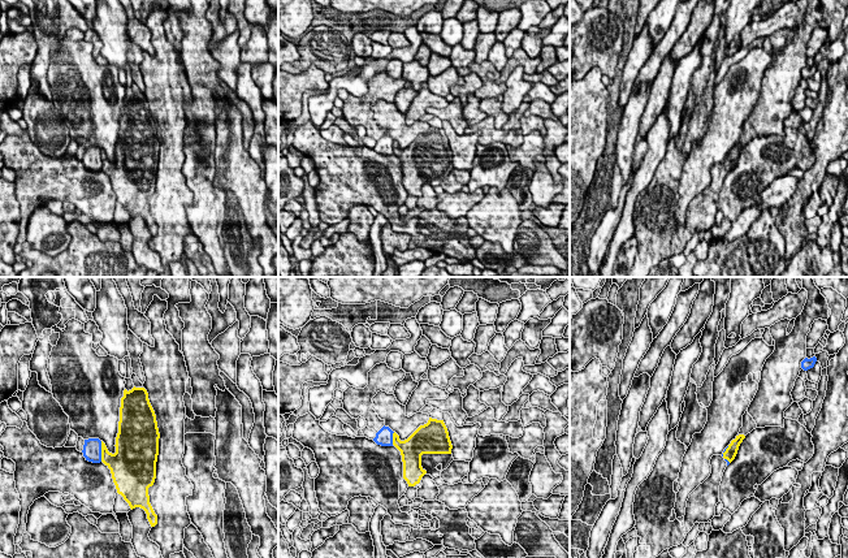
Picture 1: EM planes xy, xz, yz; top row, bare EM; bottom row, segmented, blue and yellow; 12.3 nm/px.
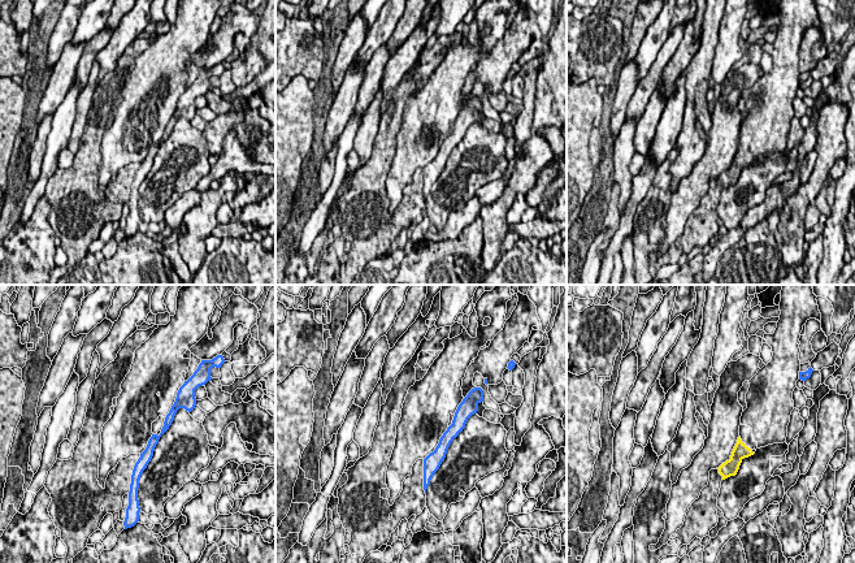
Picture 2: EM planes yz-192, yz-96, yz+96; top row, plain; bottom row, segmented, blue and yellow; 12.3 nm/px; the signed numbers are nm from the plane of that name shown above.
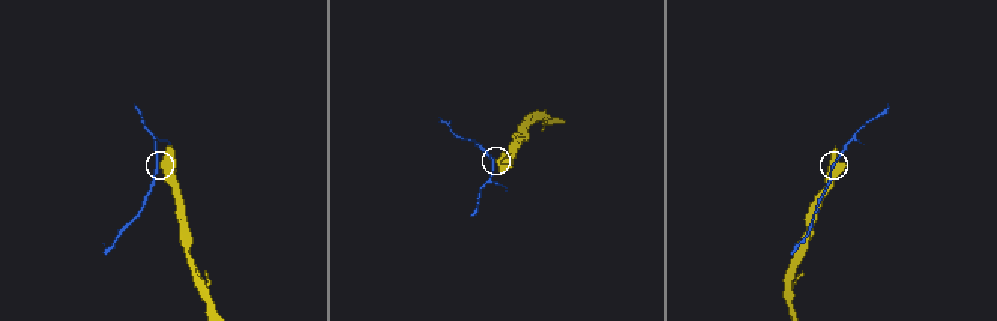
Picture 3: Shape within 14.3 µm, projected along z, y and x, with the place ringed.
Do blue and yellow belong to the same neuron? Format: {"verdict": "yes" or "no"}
{"verdict": "no"}

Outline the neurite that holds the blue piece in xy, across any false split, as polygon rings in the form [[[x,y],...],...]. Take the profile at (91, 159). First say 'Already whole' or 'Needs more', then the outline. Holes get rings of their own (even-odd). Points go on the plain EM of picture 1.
Already whole. [[[99,147],[85,148],[83,165],[92,172],[101,170],[101,150]]]

